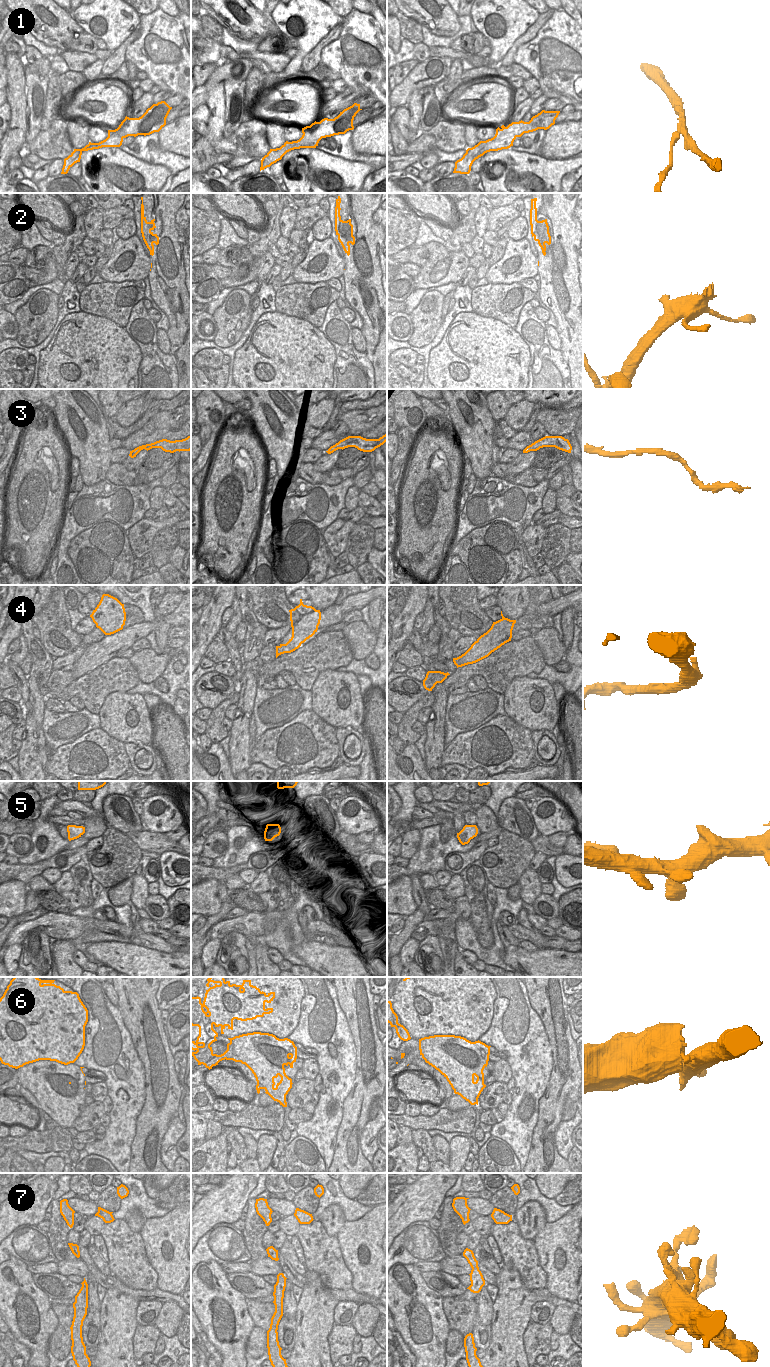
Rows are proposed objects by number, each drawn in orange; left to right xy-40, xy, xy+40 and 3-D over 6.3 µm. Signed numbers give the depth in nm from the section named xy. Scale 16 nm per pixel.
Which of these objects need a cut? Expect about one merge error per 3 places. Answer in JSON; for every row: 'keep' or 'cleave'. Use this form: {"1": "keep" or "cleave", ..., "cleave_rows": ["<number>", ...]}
{"1": "cleave", "2": "cleave", "3": "keep", "4": "cleave", "5": "keep", "6": "cleave", "7": "keep", "cleave_rows": ["1", "2", "4", "6"]}

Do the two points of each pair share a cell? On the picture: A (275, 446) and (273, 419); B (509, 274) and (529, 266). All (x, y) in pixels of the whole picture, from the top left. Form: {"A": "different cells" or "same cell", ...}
{"A": "same cell", "B": "same cell"}

